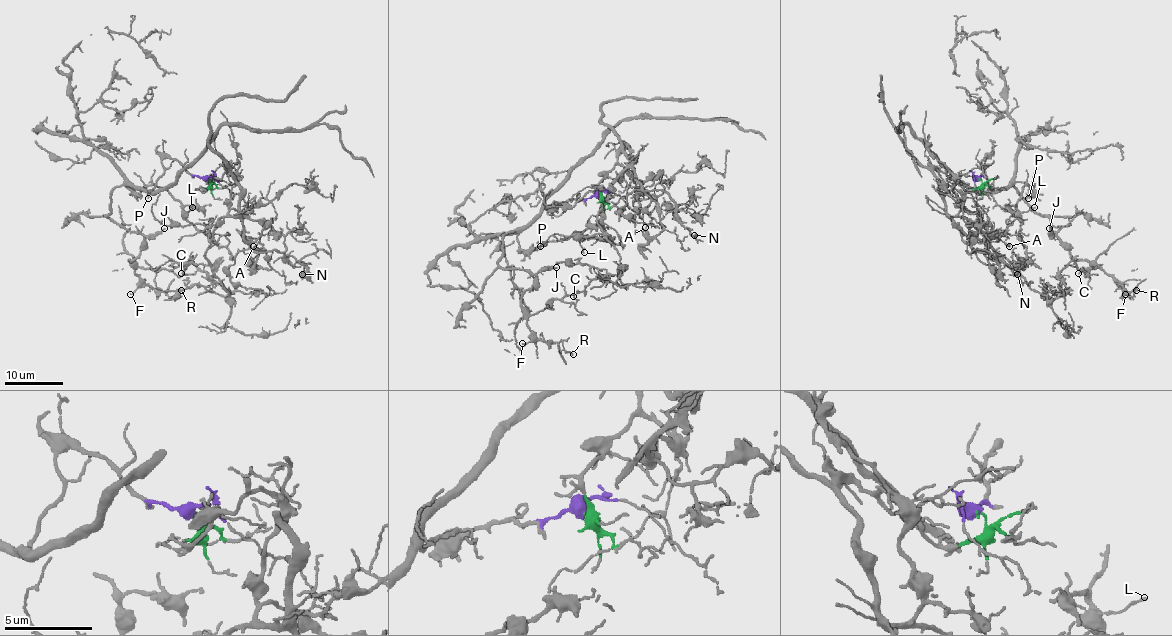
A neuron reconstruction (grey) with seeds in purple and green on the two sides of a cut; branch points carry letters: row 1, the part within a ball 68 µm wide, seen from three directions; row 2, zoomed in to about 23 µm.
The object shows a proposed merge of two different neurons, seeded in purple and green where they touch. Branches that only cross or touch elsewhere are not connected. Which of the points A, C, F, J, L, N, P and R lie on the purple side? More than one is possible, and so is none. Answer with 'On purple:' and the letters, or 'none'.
On purple: C, F, J, L, P, R

